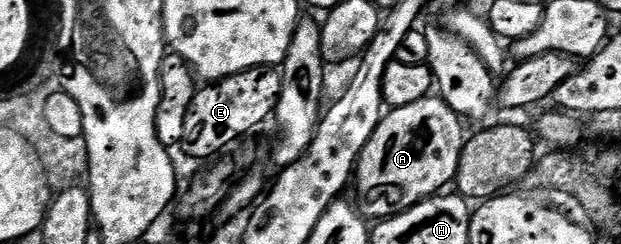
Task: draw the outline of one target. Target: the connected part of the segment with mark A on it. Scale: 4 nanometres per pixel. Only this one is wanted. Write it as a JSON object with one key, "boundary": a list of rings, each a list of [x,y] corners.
{"boundary":[[[439,97],[391,108],[366,141],[354,172],[358,210],[365,220],[393,219],[424,199],[441,194],[459,172],[465,124]]]}

